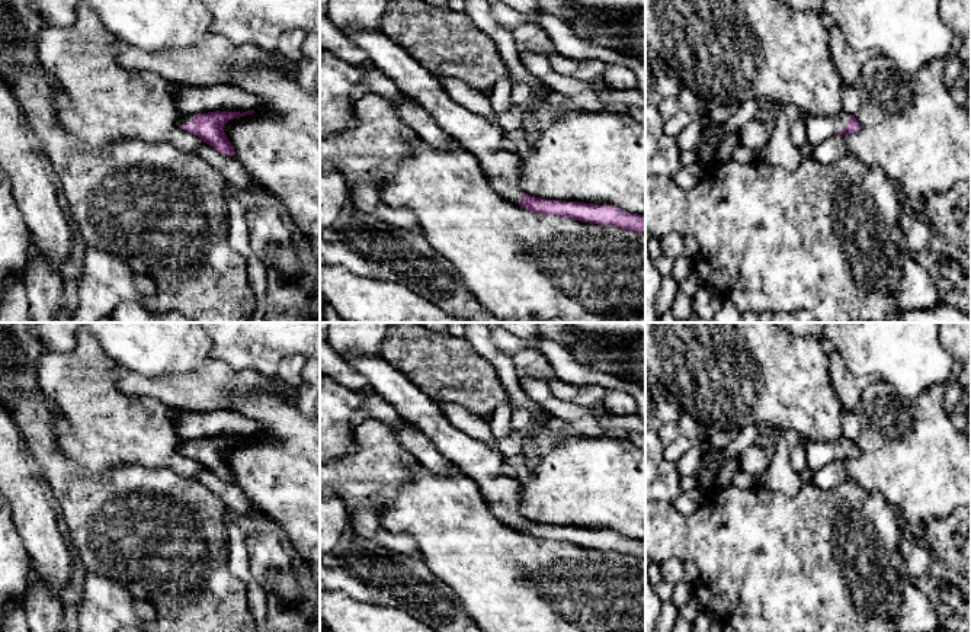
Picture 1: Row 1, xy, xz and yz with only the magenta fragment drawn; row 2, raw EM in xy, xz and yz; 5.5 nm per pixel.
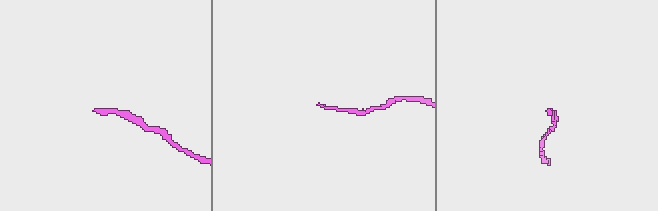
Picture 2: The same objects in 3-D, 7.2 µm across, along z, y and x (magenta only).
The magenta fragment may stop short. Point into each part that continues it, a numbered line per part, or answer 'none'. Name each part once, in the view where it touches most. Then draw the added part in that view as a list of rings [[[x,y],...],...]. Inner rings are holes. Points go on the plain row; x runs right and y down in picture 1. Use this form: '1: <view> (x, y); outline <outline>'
1: yz (817, 454); outline [[[840,437],[837,442],[802,442],[805,449],[807,468],[813,472],[823,468],[829,462],[834,461],[837,455],[845,458],[845,452],[849,446],[846,437]]]

